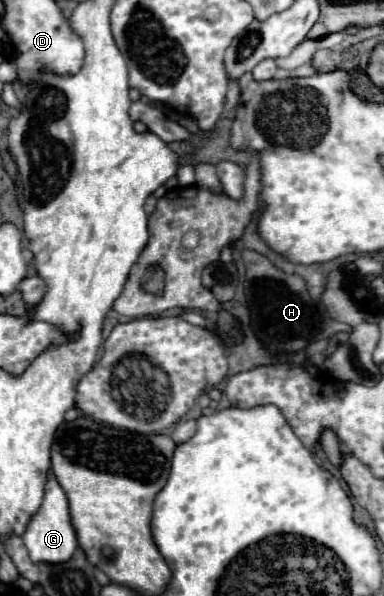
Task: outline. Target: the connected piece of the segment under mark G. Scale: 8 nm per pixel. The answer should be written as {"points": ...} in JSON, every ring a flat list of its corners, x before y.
{"points":[[54,476,48,478,44,502,42,502,40,510,34,514,34,520,30,520,28,530,24,532,22,540,24,540,24,546,26,546,28,554,30,554,30,560,34,564,40,564,40,562,46,562,46,564,62,564,62,562,66,562,66,560,72,558,78,542,76,542,74,528,70,524,66,494,60,488,60,484,54,480]]}

